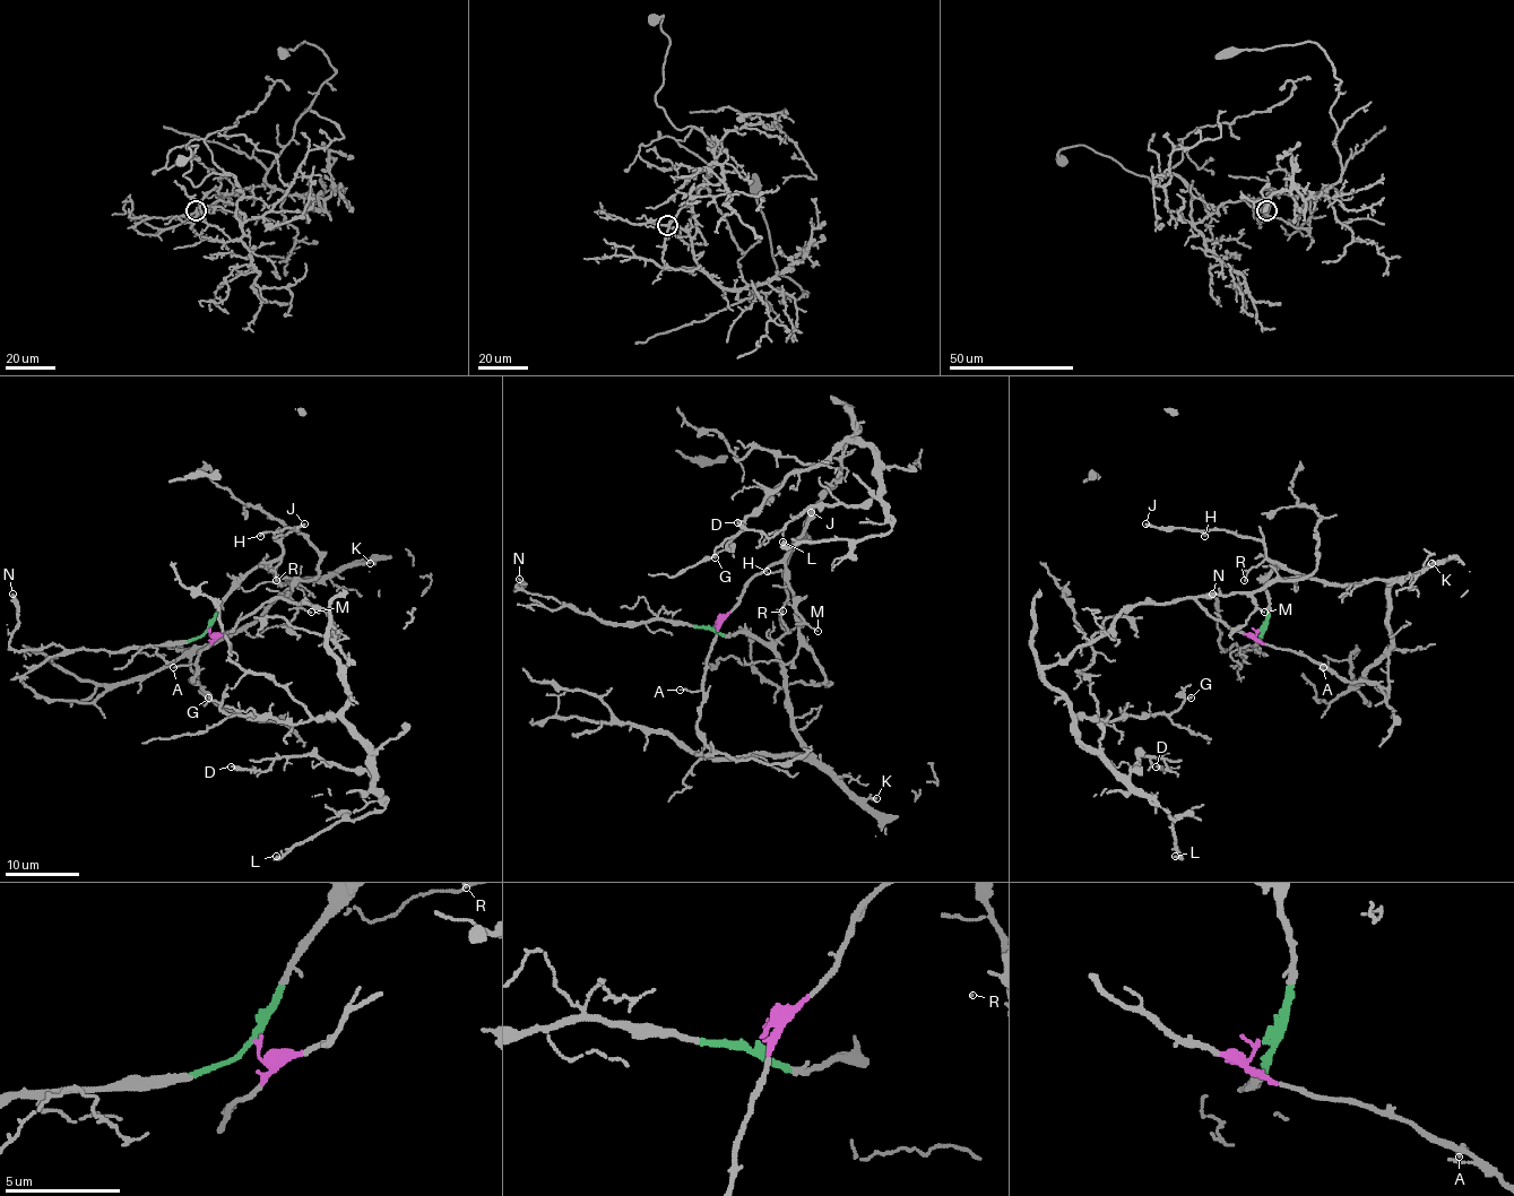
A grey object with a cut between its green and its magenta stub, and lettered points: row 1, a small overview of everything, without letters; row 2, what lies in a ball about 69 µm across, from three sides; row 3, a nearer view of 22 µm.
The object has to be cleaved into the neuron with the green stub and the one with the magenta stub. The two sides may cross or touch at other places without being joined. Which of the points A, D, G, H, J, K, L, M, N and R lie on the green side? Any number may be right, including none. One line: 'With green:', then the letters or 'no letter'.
With green: H, J, K, N, R

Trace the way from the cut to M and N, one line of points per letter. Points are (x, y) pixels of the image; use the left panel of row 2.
M: (208, 630), (212, 635), (225, 635), (251, 613), (288, 592), (311, 613)
N: (206, 630), (193, 639), (119, 652), (49, 644), (16, 650), (8, 644), (17, 624), (11, 594)

